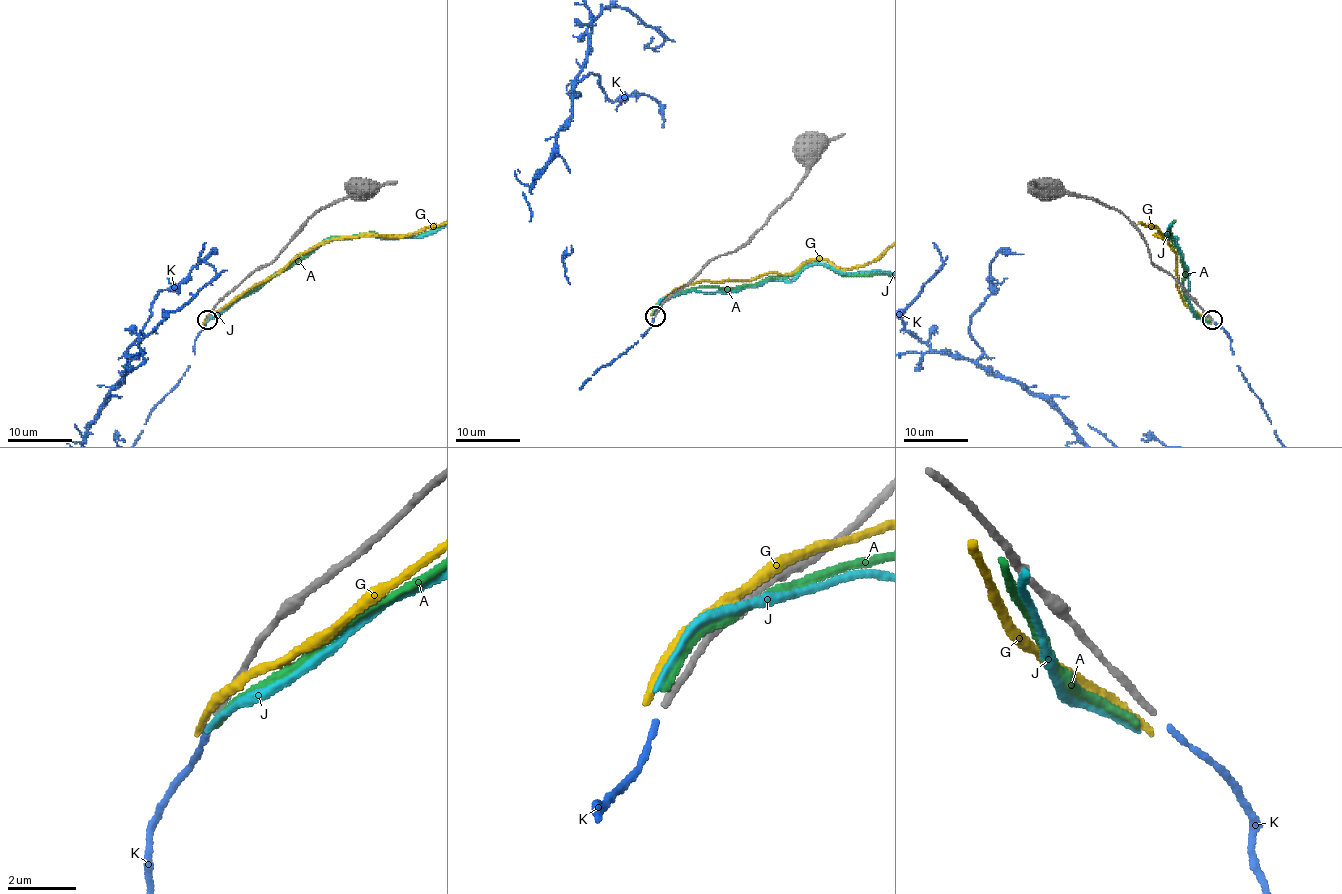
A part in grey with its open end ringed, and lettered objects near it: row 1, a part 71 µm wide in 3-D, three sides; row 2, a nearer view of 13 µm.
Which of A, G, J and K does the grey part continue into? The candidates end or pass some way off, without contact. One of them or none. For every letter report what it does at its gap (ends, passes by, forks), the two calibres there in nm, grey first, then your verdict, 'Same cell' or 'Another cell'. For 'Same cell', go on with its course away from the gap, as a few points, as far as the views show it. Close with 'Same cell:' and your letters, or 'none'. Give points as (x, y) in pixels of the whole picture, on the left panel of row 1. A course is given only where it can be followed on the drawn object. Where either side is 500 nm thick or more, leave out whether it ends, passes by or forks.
A: It ends there. Thickness 200 nm (grey) against 280 nm. Another cell
G: It ends there. Thickness 200 nm (grey) against 240 nm. Another cell
J: It ends there. Thickness 200 nm (grey) against 150 nm. Another cell
K: It ends there. Thickness 200 nm (grey) against 160 nm. Same cell
Same cell: K

